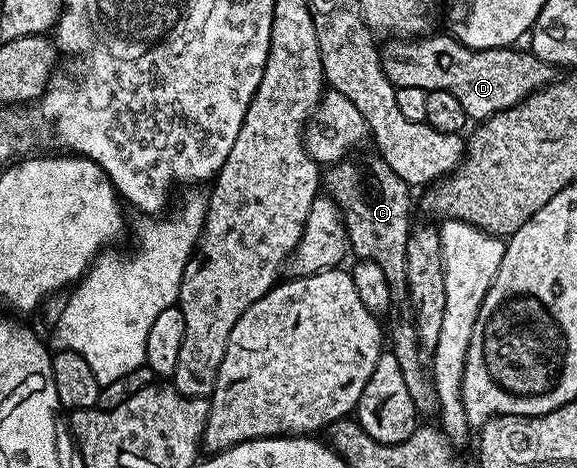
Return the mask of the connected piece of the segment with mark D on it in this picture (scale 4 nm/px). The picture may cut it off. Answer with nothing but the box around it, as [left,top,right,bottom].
[380,32,554,123]

